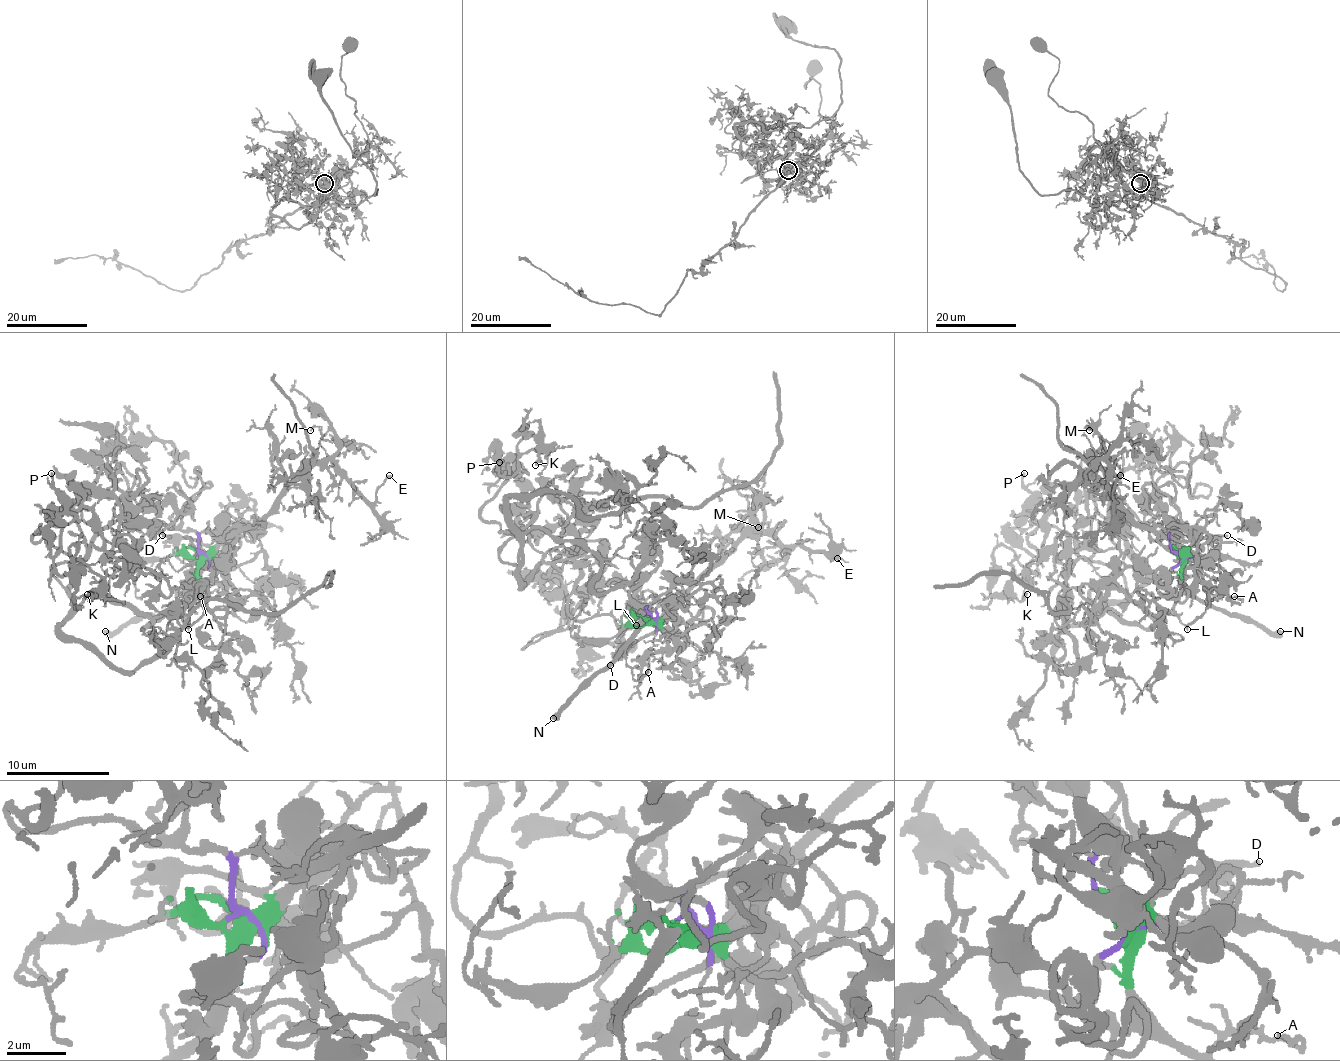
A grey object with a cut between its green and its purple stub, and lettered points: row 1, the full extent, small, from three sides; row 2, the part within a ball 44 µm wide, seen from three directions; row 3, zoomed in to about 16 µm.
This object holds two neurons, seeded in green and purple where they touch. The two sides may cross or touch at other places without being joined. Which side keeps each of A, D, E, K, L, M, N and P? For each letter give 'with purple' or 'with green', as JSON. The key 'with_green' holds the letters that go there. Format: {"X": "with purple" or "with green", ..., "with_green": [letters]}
{"A": "with green", "D": "with green", "E": "with green", "K": "with purple", "L": "with green", "M": "with green", "N": "with green", "P": "with purple", "with_green": ["A", "D", "E", "L", "M", "N"]}

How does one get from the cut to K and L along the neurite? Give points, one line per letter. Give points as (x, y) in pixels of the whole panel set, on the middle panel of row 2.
K: (643, 615), (576, 621), (571, 561), (524, 584), (498, 553), (517, 530), (480, 514), (535, 465)
L: (643, 615), (643, 621), (638, 615), (641, 613), (630, 618), (635, 626)

